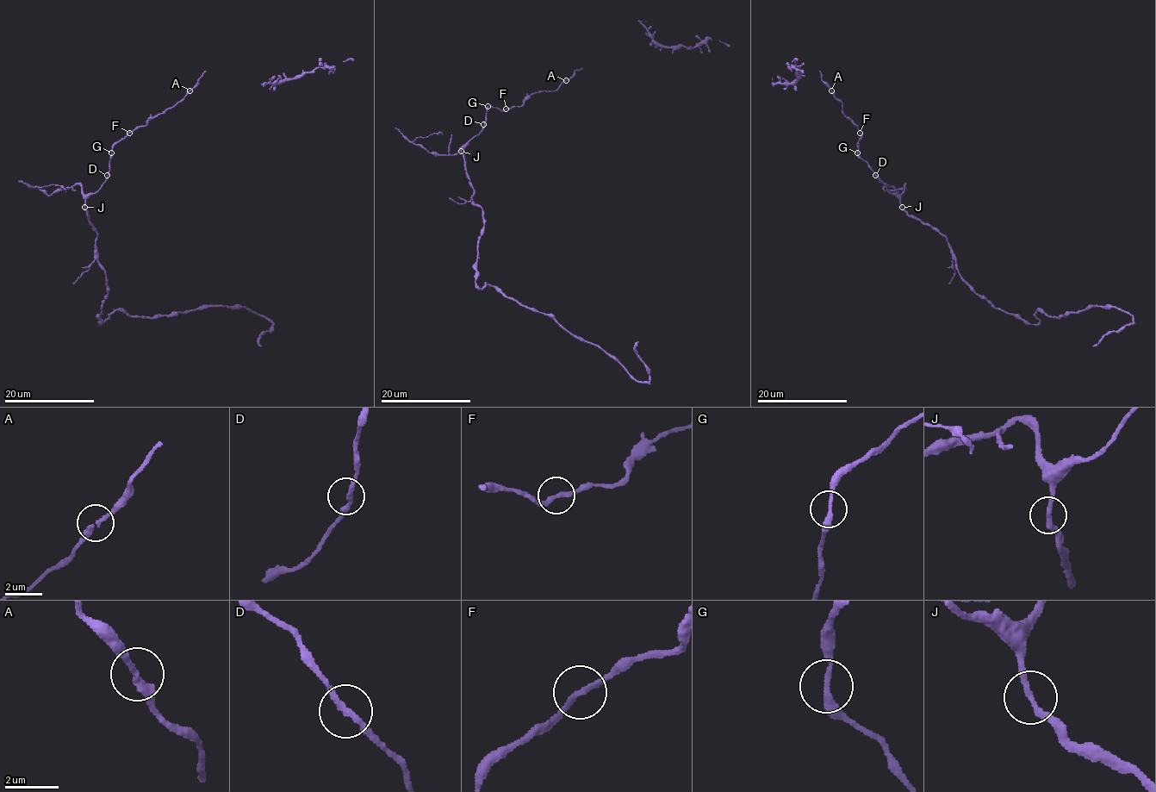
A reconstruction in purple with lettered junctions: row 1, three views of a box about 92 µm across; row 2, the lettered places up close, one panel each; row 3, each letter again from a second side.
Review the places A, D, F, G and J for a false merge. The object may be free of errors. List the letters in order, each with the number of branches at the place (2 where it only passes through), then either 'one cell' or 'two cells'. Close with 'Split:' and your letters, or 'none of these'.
A: branches 2; one cell
D: branches 2; one cell
F: branches 2; one cell
G: branches 2; one cell
J: branches 2; one cell
Split: none of these

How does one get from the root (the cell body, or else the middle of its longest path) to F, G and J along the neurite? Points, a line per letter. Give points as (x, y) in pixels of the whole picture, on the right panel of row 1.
F: (935, 231), (911, 217), (902, 207), (900, 200), (885, 188), (885, 184), (859, 155), (860, 133)
G: (935, 231), (913, 218), (902, 207), (900, 200), (885, 188), (857, 152)
J: (935, 231), (913, 218), (902, 207)

